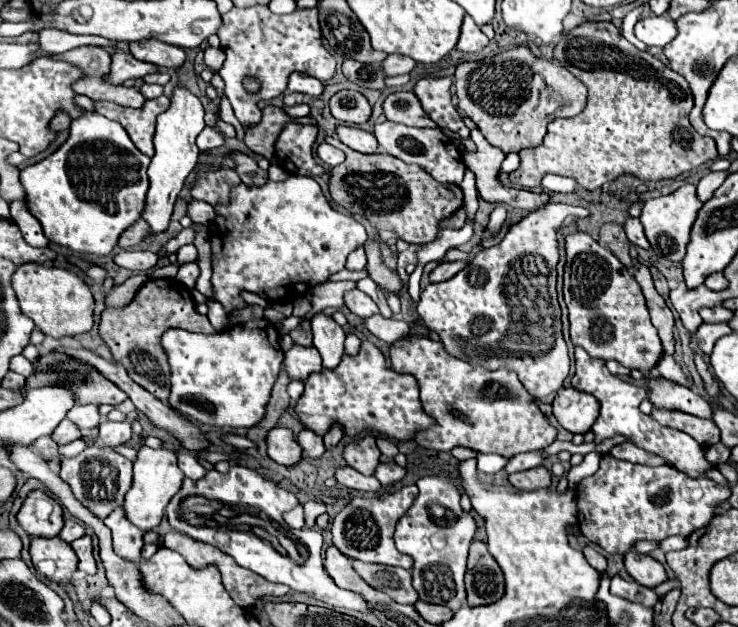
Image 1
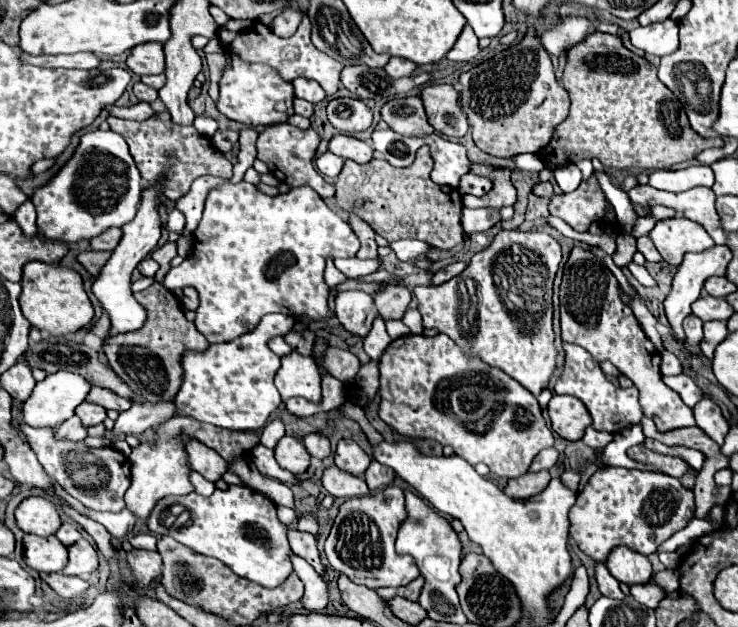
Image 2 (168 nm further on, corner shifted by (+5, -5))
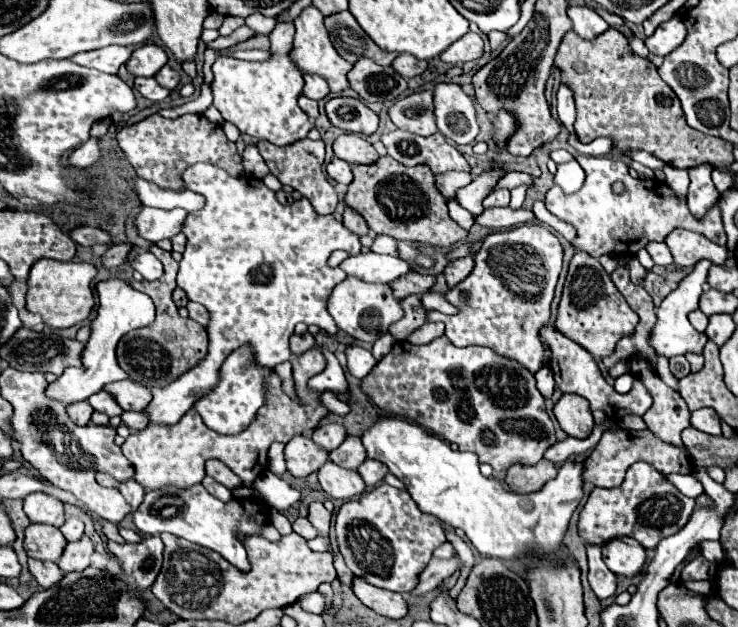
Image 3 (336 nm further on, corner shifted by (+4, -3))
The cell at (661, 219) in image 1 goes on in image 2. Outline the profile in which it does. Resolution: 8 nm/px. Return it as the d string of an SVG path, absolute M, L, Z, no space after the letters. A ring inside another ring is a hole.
M678 216L656 222L648 236L662 260L672 266L680 266L686 252L702 252L714 246L714 240L698 222Z

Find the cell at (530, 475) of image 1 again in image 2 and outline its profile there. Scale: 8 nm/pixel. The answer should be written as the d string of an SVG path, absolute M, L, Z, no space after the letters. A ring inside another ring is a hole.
M548 470L528 472L528 474L522 474L518 478L510 478L504 492L512 498L530 498L534 494L540 494L548 486L550 478L552 476Z

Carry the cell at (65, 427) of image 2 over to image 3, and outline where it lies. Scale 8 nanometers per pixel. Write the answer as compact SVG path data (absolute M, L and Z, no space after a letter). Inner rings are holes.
M85 400L85 402L75 402L75 404L67 406L67 412L69 412L71 420L77 422L79 426L85 426L85 424L91 420L91 414L93 414L91 404L89 404L87 400Z

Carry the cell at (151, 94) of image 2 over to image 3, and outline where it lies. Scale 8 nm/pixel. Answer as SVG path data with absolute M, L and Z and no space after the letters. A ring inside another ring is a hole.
M135 78L135 90L141 92L151 102L161 102L171 94L167 88L159 86L155 78Z

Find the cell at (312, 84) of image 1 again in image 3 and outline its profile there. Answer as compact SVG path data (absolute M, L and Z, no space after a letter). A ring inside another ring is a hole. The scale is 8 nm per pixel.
M305 74L305 88L303 88L303 94L307 98L313 98L313 100L321 100L329 94L329 86L327 82L321 78L321 76L315 76L315 74Z

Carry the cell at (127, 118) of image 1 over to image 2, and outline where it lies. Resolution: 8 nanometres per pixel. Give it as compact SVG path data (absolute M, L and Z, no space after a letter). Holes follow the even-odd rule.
M158 112L144 122L124 120L116 116L108 116L106 122L110 124L110 130L122 134L122 138L126 140L126 144L130 146L130 154L136 160L136 166L146 182L154 182L160 172L166 172L170 176L168 188L164 192L164 196L170 200L180 200L184 194L188 194L192 182L198 176L210 174L220 178L232 178L232 164L224 158L224 154L214 148L212 142L200 136L194 126L172 126L168 112Z

